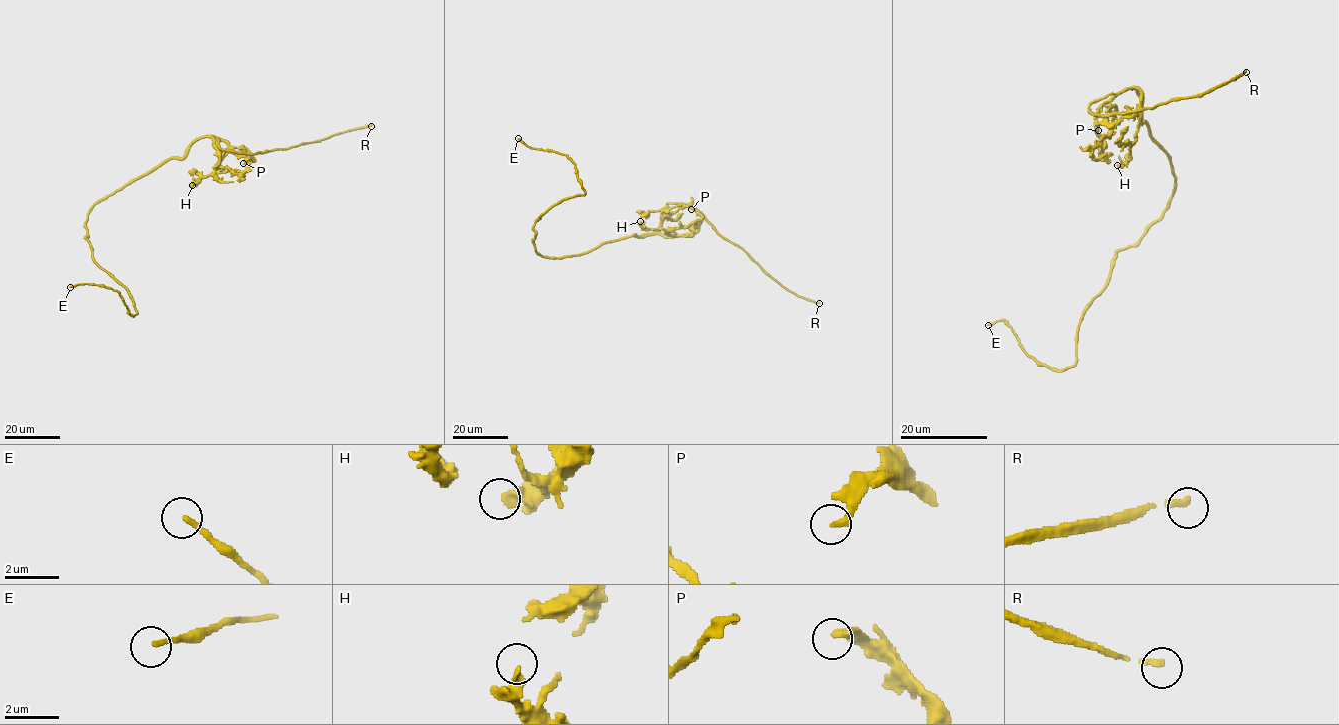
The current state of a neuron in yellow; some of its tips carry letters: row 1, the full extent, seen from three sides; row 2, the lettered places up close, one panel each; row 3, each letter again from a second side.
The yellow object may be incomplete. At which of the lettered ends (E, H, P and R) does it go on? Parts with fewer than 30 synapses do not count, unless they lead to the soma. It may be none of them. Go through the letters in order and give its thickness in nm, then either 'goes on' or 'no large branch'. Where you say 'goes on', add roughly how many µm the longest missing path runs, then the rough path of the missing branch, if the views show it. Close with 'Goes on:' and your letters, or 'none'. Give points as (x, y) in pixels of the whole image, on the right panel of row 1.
E: 180 nm | no large branch
H: 320 nm | no large branch
P: 280 nm | no large branch
R: 220 nm | goes on | 90 µm | (1246, 72), (1232, 64), (1144, 50), (1110, 50), (1107, 26), (1124, 37), (1121, 46)
Goes on: R

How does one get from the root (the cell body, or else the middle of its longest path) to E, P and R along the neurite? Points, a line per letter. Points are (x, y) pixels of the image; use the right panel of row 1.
E: (1166, 151), (1174, 192), (1116, 254), (1071, 366), (1037, 364), (1003, 319), (988, 325)
P: (1166, 151), (1141, 123), (1137, 88), (1142, 116), (1123, 115), (1099, 124), (1098, 130)
R: (1166, 151), (1141, 123), (1141, 95), (1134, 88), (1090, 104), (1095, 114), (1135, 112), (1199, 96), (1246, 72)

